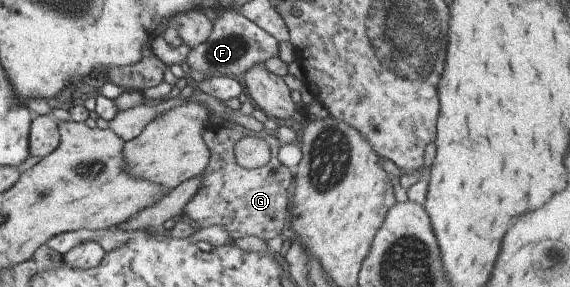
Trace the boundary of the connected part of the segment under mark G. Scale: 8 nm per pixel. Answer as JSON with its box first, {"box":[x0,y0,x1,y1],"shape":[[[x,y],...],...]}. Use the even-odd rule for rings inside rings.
{"box":[181,125,293,241],"shape":[[[231,125],[229,128],[221,126],[215,130],[205,129],[202,132],[202,139],[209,151],[208,166],[211,166],[217,176],[217,182],[221,184],[219,190],[207,190],[207,174],[209,167],[205,167],[200,174],[200,185],[196,188],[194,196],[182,208],[181,214],[185,214],[189,220],[193,220],[199,229],[207,227],[222,227],[233,241],[241,237],[257,237],[267,241],[275,236],[287,235],[283,228],[285,216],[289,212],[289,192],[293,184],[293,176],[290,169],[281,165],[277,159],[277,152],[281,143],[275,135],[266,129],[259,132],[250,131],[241,125]],[[244,136],[253,136],[266,140],[270,146],[270,159],[265,166],[256,169],[244,169],[234,161],[234,144]],[[237,192],[237,194],[227,194]]]}

